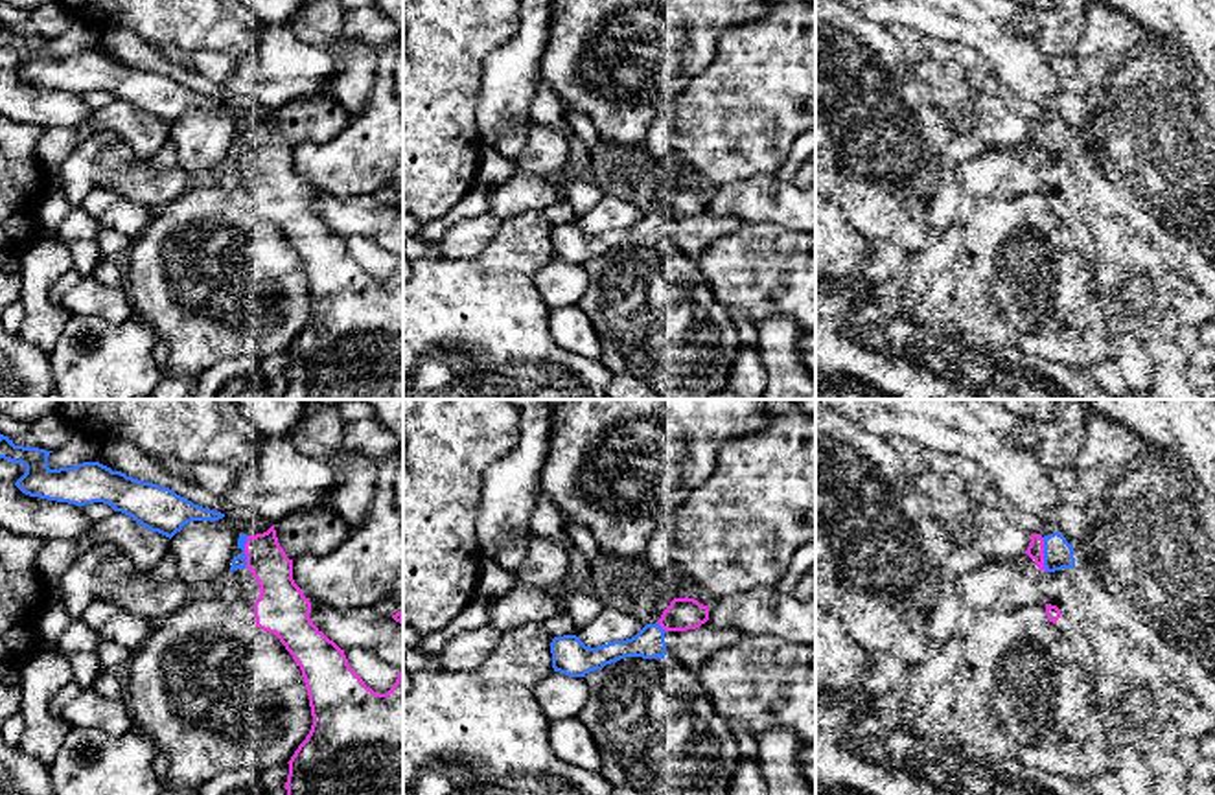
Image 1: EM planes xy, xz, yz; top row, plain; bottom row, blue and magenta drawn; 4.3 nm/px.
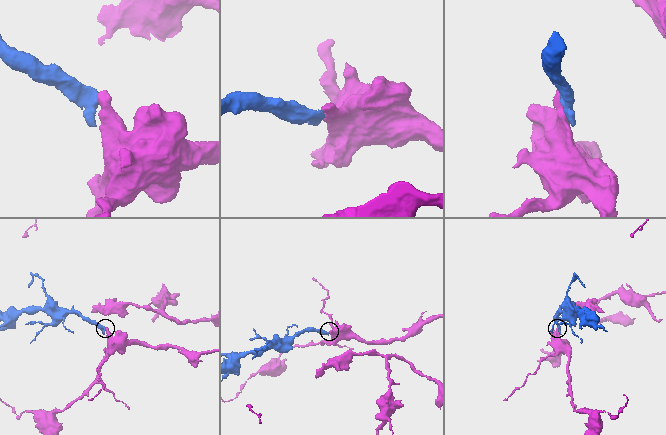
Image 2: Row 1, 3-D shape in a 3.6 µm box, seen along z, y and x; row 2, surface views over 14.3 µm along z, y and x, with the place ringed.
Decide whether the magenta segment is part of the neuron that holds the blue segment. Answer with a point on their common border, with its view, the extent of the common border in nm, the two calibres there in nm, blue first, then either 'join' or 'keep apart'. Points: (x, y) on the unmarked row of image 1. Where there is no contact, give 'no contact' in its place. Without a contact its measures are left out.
meets blue in yz at (1044, 142); contact 150 nm long; 130 nm thick on the blue side, 80 nm on the other; join

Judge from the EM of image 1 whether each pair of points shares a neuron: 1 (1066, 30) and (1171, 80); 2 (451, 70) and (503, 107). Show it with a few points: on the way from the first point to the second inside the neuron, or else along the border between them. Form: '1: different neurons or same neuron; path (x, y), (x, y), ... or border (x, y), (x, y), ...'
1: different neurons; border (1083, 19), (1083, 30), (1072, 50)
2: different neurons; border (492, 48), (481, 78), (481, 135)

